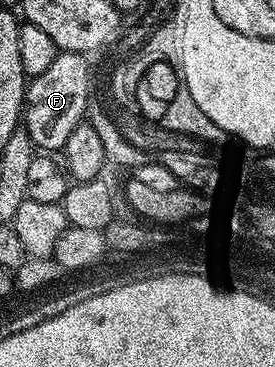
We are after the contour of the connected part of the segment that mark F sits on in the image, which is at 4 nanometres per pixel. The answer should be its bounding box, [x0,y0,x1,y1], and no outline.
[24,52,92,151]

